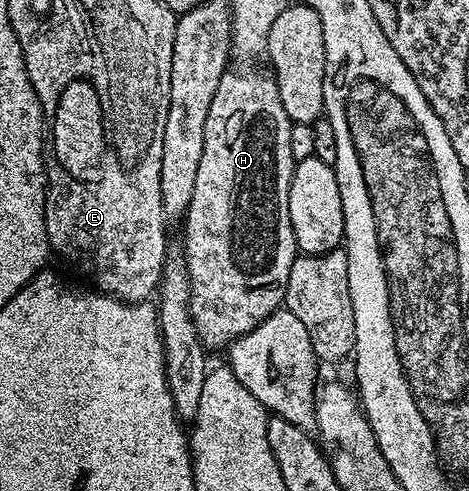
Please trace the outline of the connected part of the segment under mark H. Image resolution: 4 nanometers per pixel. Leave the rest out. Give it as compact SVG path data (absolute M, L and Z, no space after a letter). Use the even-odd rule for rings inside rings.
M231 66L220 77L220 85L216 89L216 97L212 97L212 105L208 109L208 122L204 124L204 154L200 157L200 170L196 173L196 189L192 189L192 201L186 210L184 228L186 227L186 268L190 278L190 312L196 325L196 333L202 346L229 348L244 333L248 333L260 325L273 311L279 310L285 304L288 289L288 273L292 273L292 261L299 254L298 242L292 233L292 221L288 217L288 189L292 181L294 164L292 157L292 124L288 113L284 113L284 101L280 101L280 89L273 74L265 66L237 67Z

